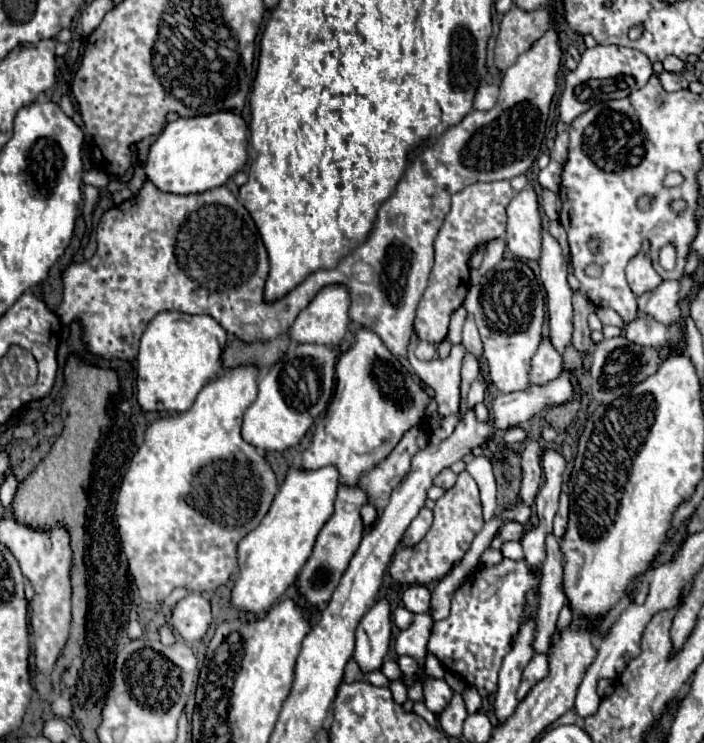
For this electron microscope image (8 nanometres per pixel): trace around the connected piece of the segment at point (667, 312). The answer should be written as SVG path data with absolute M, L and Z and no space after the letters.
M662 281L656 289L652 289L652 293L642 293L638 297L638 309L664 323L669 332L672 323L680 319L678 291L680 291L678 281Z

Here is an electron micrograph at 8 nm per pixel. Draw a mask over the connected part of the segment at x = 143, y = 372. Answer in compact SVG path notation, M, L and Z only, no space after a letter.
M174 311L158 313L140 339L136 359L136 397L144 411L184 413L212 377L220 373L226 331L210 315L184 315Z

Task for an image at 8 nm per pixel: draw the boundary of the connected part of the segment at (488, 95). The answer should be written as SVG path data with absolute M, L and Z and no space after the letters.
M484 85L476 93L474 109L480 109L480 111L492 109L496 105L496 99L498 99L498 87L496 85Z

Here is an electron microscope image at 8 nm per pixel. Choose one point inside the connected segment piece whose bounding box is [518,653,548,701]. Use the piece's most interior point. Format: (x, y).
(537, 669)

